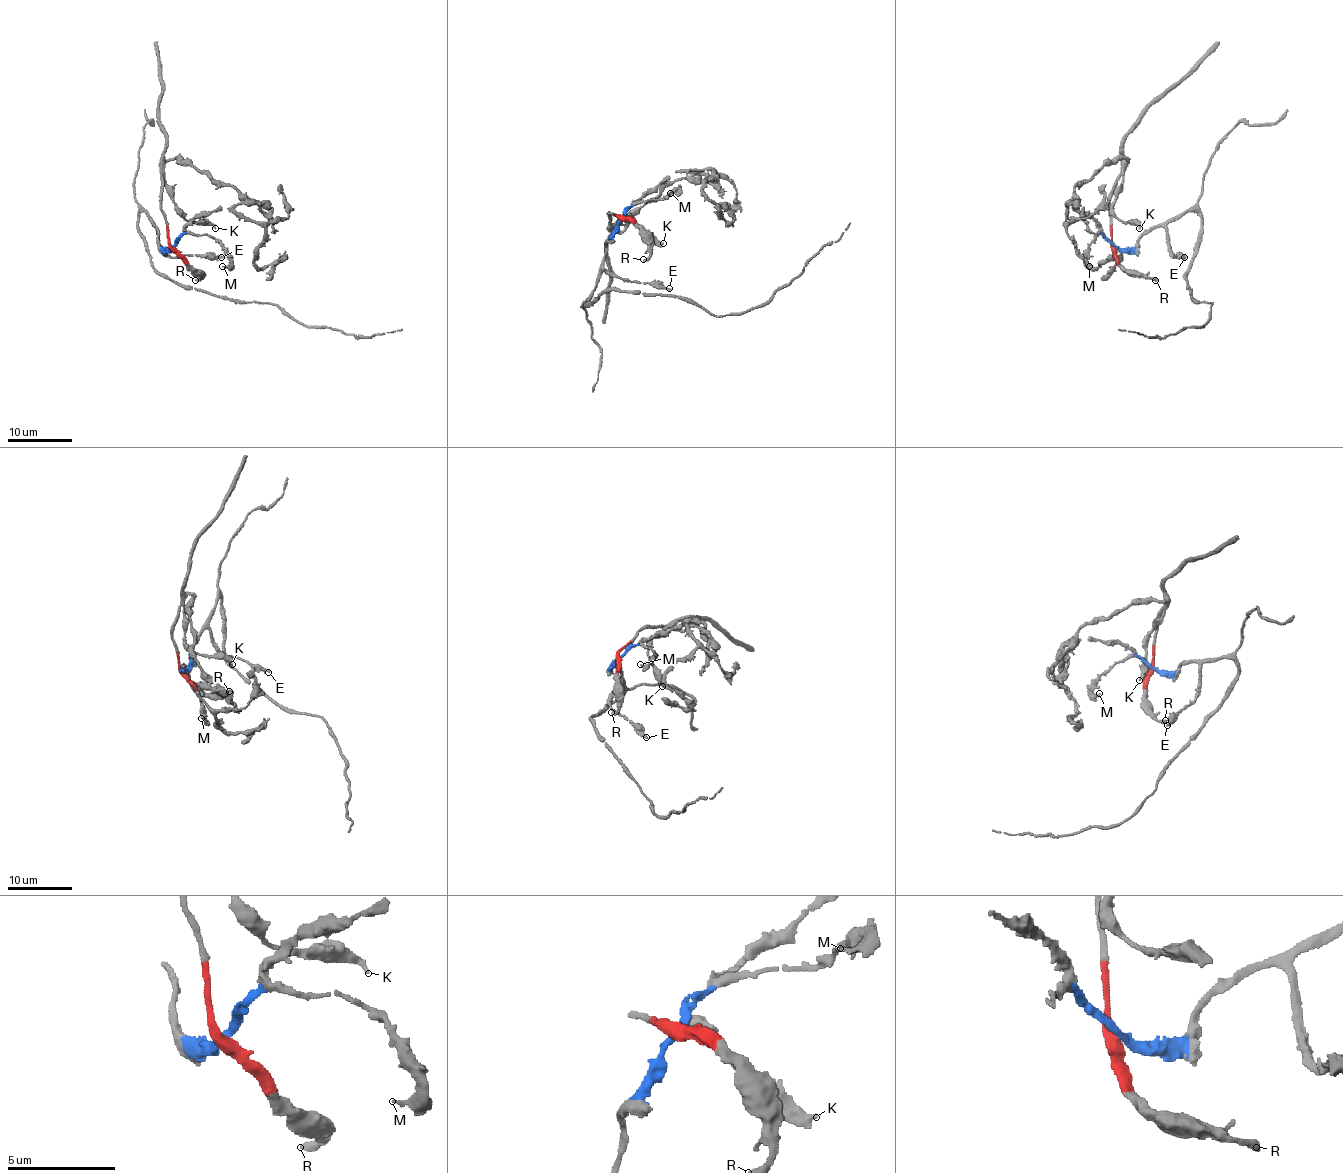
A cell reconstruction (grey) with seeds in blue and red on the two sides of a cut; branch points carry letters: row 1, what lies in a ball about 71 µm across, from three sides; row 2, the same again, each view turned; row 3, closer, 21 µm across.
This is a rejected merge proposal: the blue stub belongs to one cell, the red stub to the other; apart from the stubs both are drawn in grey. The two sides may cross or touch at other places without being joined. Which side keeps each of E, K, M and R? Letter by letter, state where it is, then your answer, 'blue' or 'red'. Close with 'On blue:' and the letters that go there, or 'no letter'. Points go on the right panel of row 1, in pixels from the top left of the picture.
E: place (1184, 257); blue
K: place (1139, 228); red
M: place (1089, 266); blue
R: place (1155, 280); red
On blue: E, M

